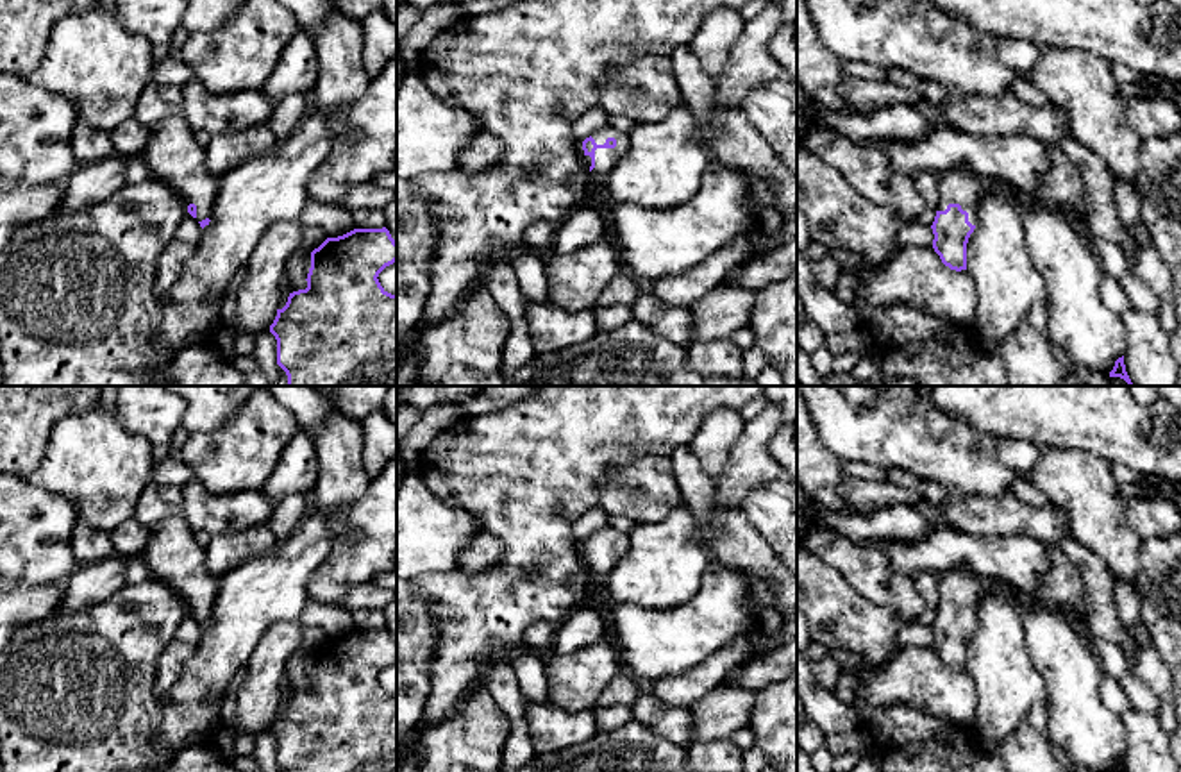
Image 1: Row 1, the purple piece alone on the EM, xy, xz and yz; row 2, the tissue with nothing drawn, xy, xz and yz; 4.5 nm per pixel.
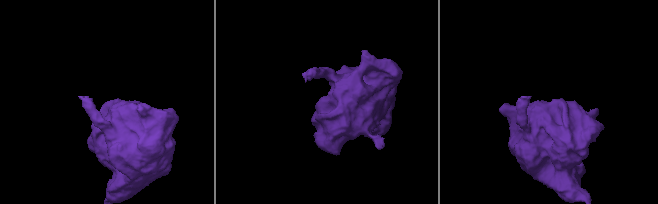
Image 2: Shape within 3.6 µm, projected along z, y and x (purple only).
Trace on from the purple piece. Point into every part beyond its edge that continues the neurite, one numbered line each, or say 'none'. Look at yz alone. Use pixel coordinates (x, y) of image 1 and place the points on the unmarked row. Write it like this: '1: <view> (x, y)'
1: yz (960, 585)

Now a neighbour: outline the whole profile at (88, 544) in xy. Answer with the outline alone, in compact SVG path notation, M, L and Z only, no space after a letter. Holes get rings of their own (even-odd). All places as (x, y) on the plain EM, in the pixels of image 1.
M77 520L71 533L71 550L79 565L89 565L116 556L111 534Z

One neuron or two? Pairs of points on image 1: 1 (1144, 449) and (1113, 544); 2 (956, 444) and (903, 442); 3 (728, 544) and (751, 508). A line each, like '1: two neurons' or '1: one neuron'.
1: two neurons
2: one neuron
3: two neurons

